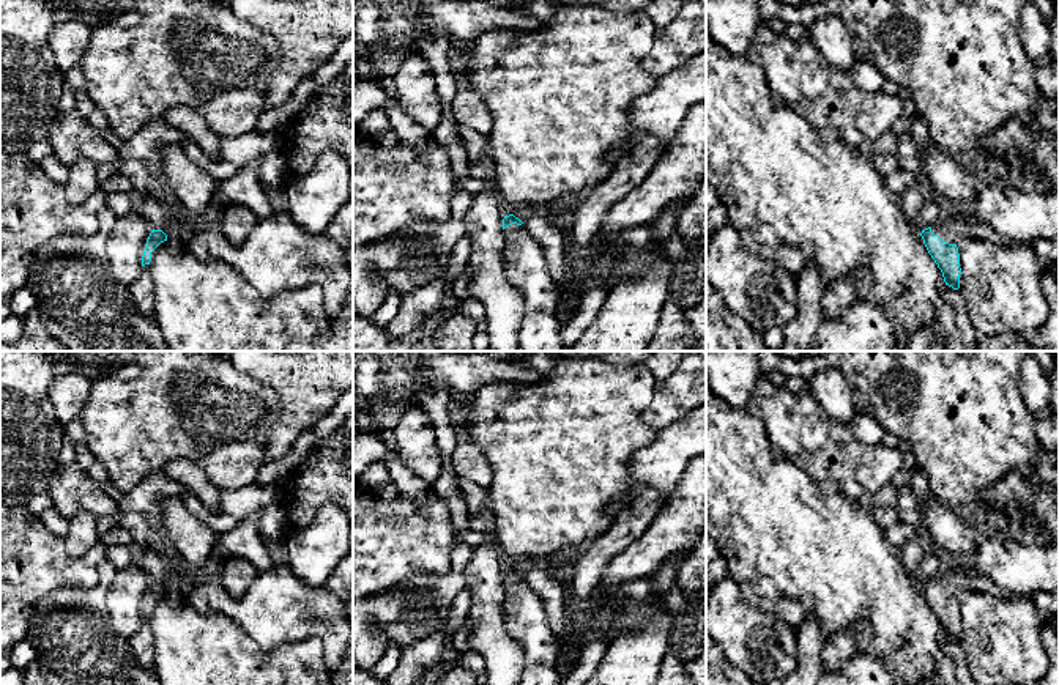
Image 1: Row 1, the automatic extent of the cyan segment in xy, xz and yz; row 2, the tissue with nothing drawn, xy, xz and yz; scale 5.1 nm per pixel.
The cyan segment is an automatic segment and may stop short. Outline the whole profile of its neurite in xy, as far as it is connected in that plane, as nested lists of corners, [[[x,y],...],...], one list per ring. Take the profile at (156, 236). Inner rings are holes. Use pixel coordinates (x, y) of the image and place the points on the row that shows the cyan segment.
[[[151,230],[142,255],[142,274],[129,285],[132,305],[139,313],[150,318],[154,315],[154,283],[150,272],[151,252],[164,241],[167,241],[167,235],[162,230]]]

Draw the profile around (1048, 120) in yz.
[[[1039,94],[1034,104],[1034,117],[1043,129],[1050,131],[1056,137],[1059,145],[1059,113],[1051,112],[1046,101],[1046,98]]]

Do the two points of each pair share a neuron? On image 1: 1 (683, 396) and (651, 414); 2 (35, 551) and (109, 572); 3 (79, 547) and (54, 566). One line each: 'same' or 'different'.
1: same
2: different
3: different

